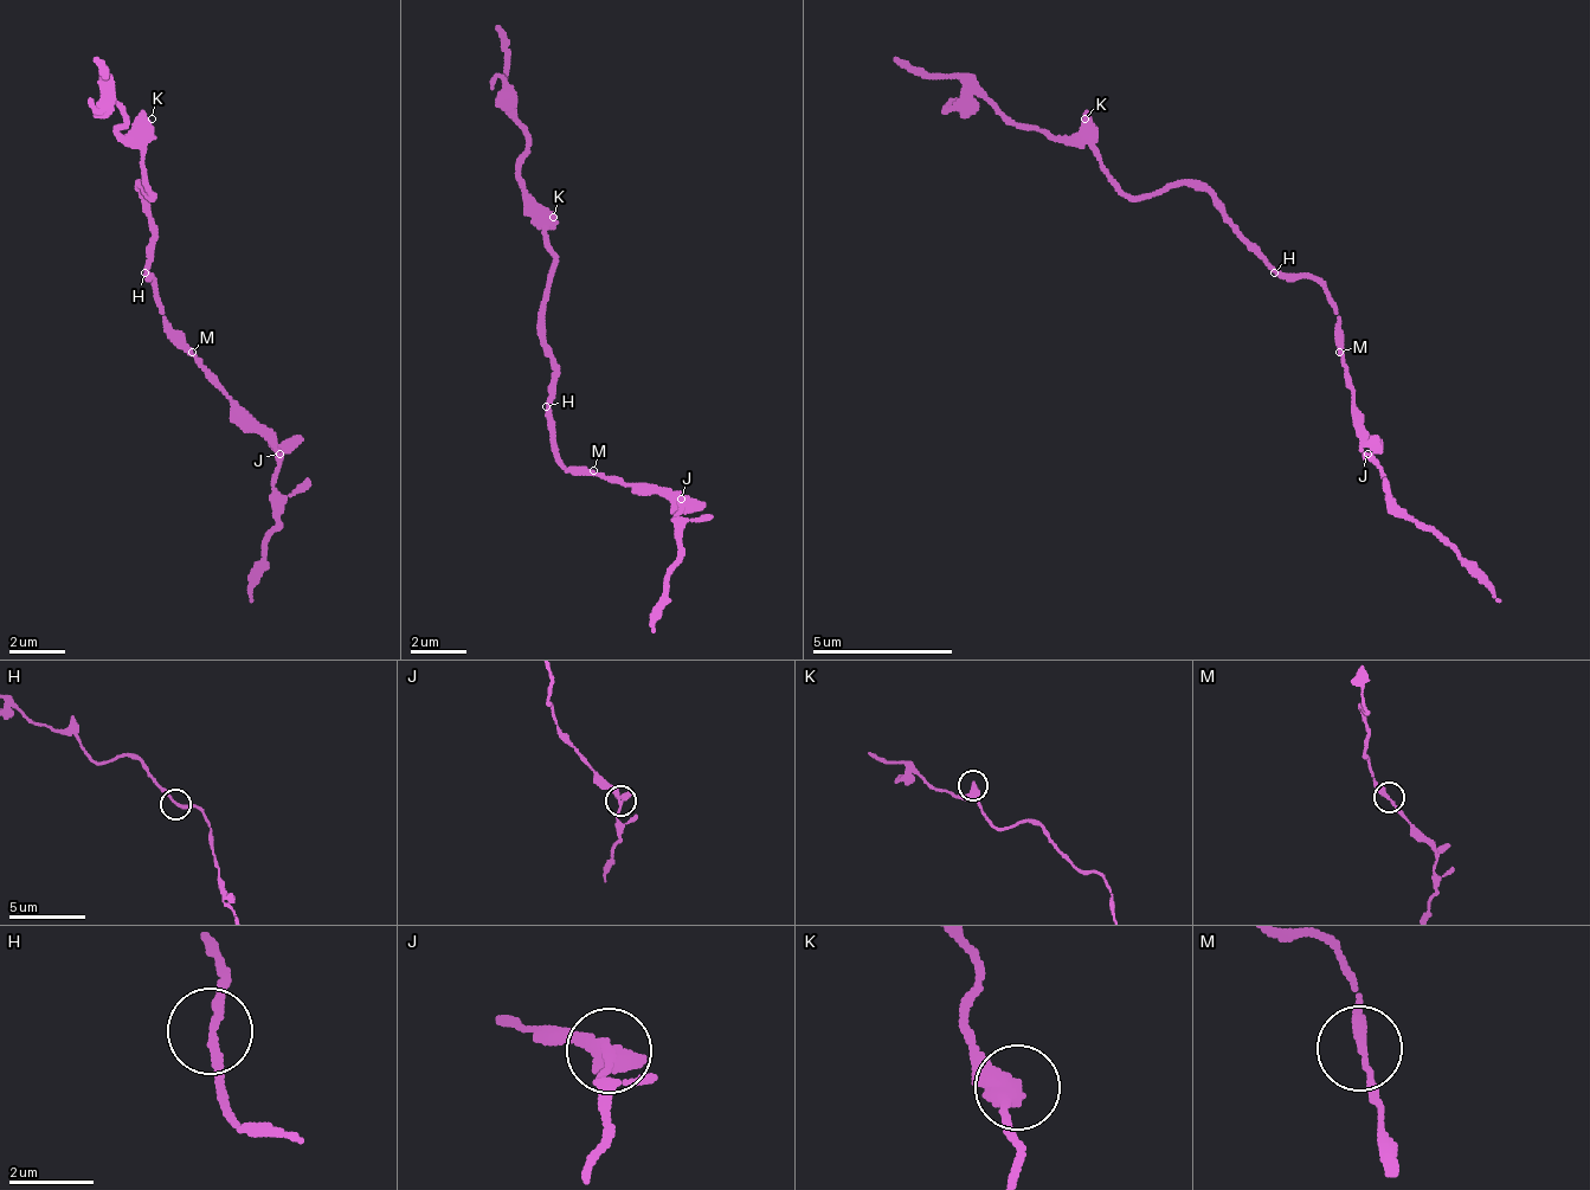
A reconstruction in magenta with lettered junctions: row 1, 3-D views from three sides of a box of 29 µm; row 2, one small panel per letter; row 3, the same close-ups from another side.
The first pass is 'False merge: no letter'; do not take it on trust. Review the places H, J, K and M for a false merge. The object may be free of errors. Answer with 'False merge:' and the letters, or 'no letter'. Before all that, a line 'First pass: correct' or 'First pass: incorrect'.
First pass: correct
False merge: no letter

